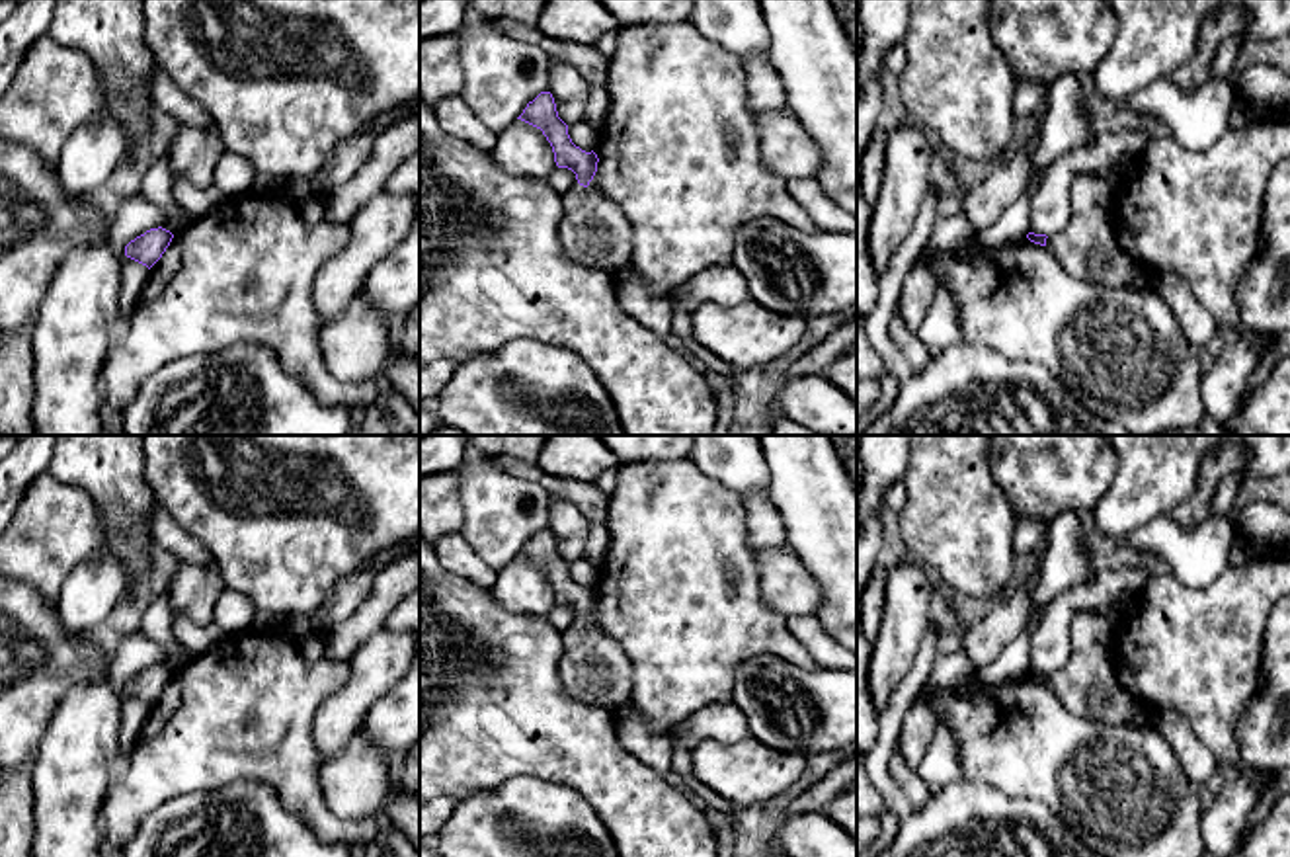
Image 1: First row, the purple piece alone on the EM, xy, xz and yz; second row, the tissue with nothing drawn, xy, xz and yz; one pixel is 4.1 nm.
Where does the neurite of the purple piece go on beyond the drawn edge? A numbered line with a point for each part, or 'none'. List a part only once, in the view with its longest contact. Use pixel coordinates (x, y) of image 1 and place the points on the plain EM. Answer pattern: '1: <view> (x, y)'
1: xz (594, 668)

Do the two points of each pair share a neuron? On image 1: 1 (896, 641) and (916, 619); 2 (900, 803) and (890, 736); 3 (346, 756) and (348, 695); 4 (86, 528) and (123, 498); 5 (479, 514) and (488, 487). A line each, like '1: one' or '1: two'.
1: one
2: one
3: two
4: two
5: one

